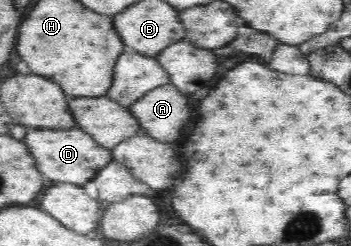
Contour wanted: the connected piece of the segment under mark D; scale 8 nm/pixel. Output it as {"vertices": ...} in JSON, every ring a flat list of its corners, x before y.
{"vertices":[[27,129,22,142,29,150,34,161,34,167,38,173,49,179,49,181,74,183,83,186,90,181,100,167,109,160,110,150,101,147,93,141,90,135,77,129,67,131,53,131,53,129]]}

